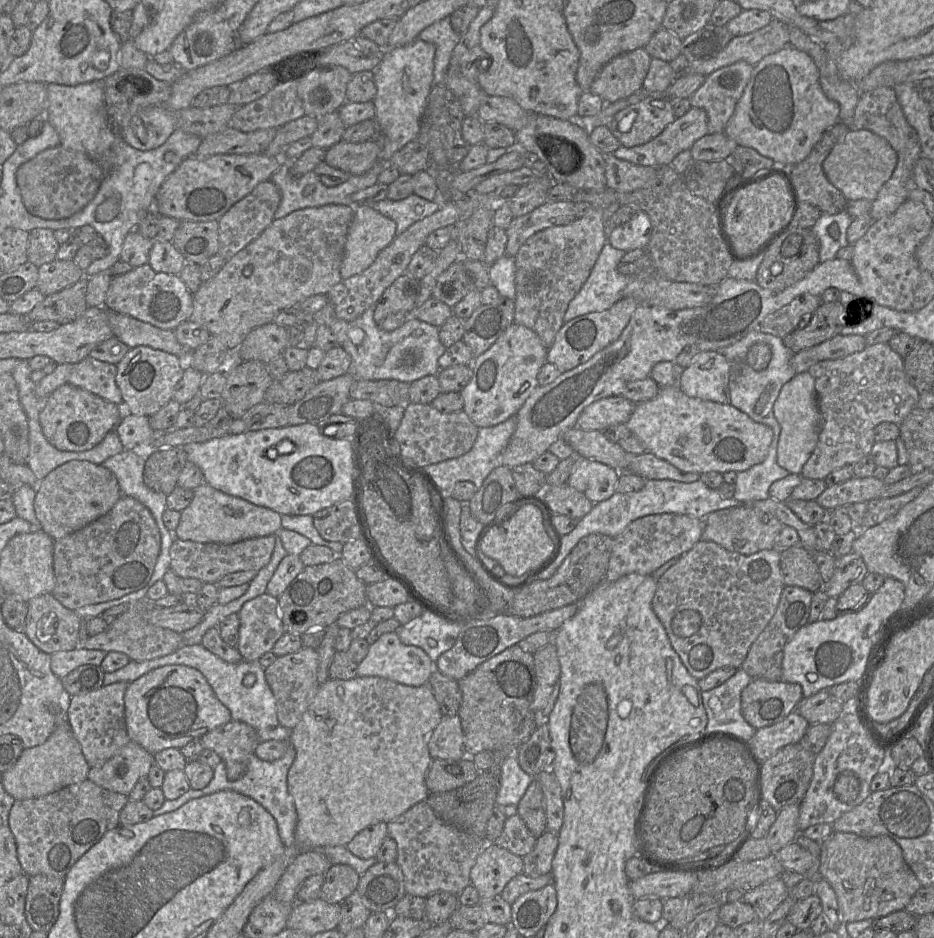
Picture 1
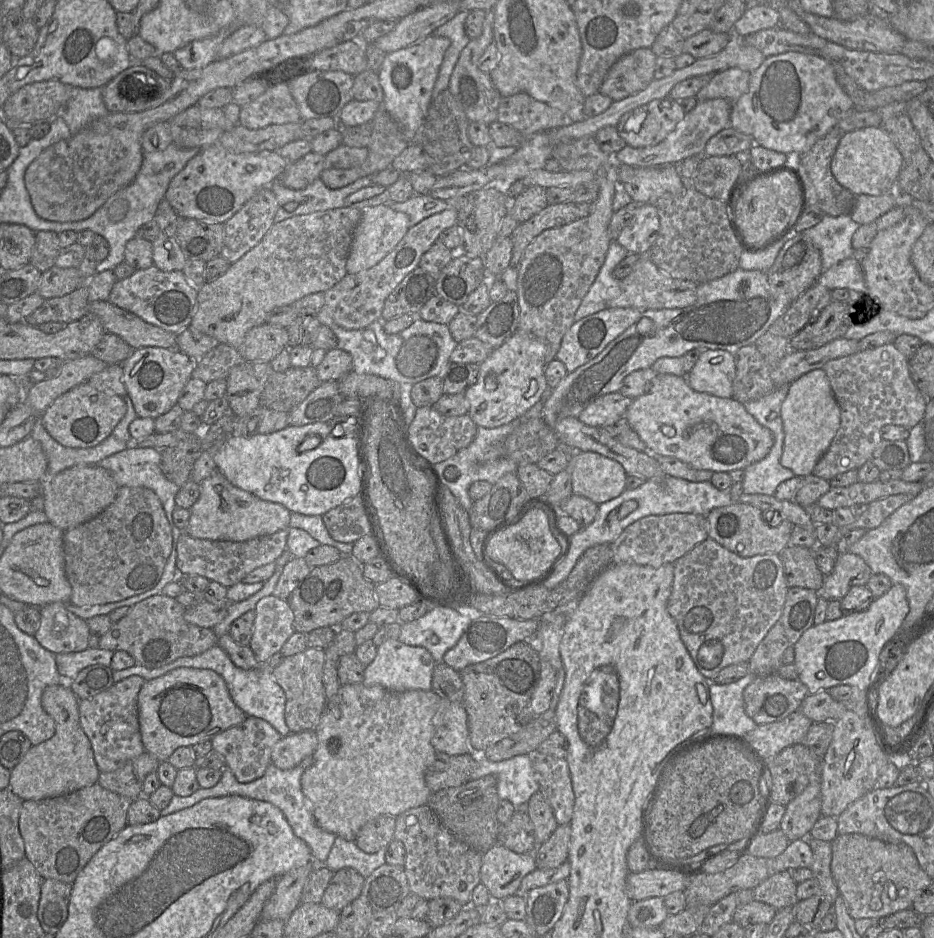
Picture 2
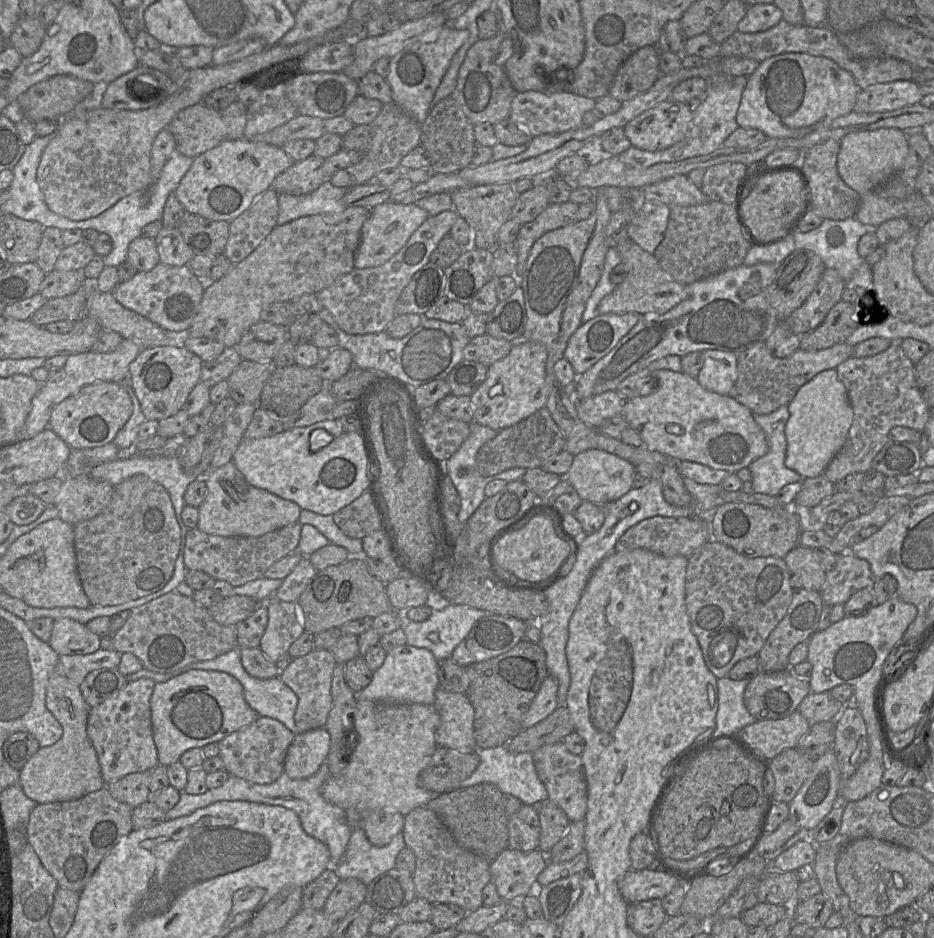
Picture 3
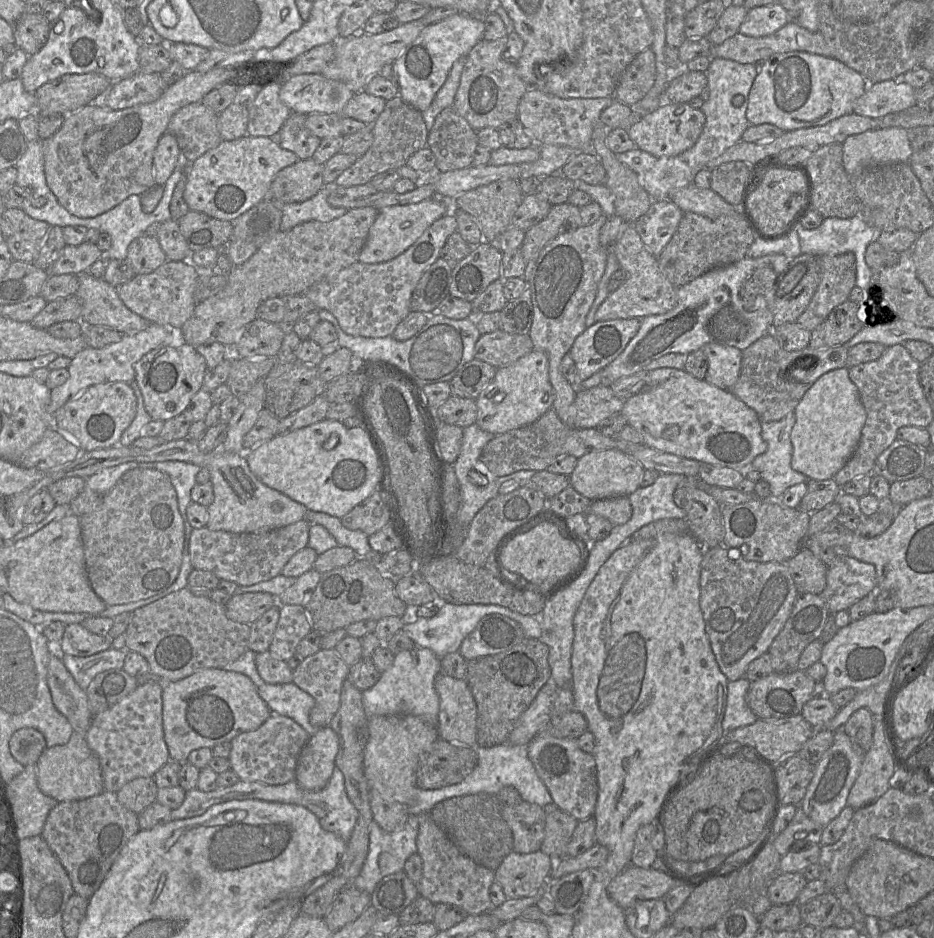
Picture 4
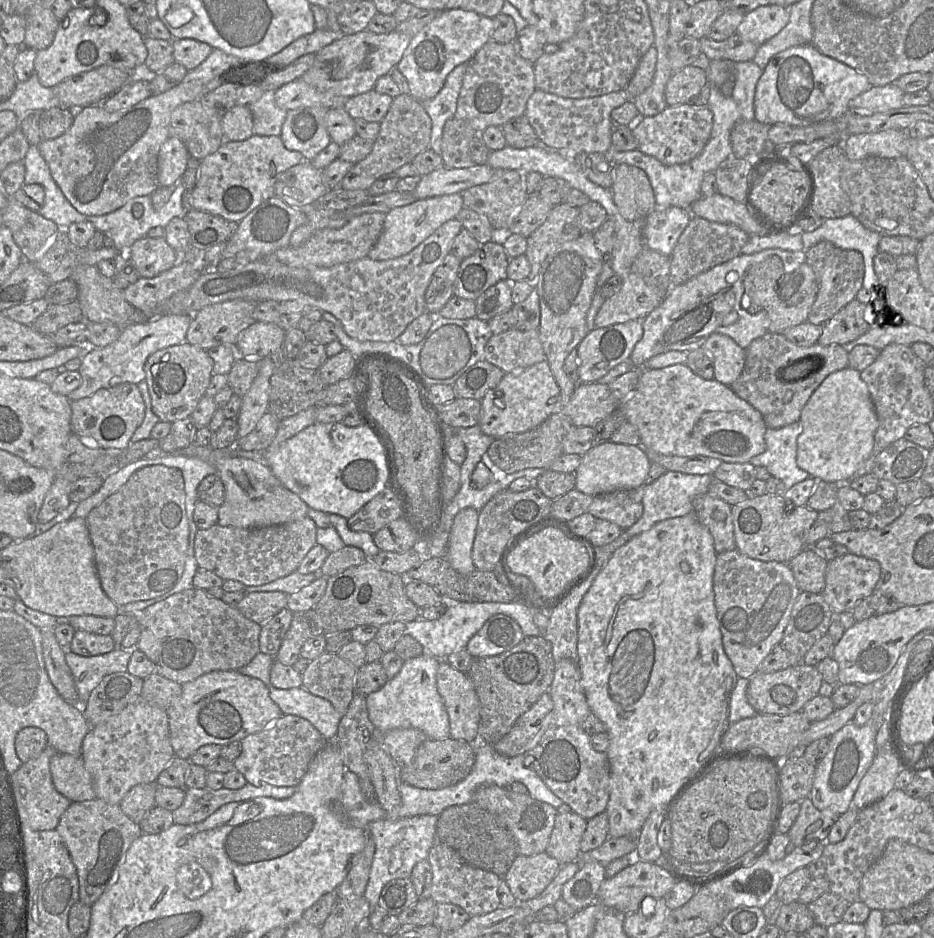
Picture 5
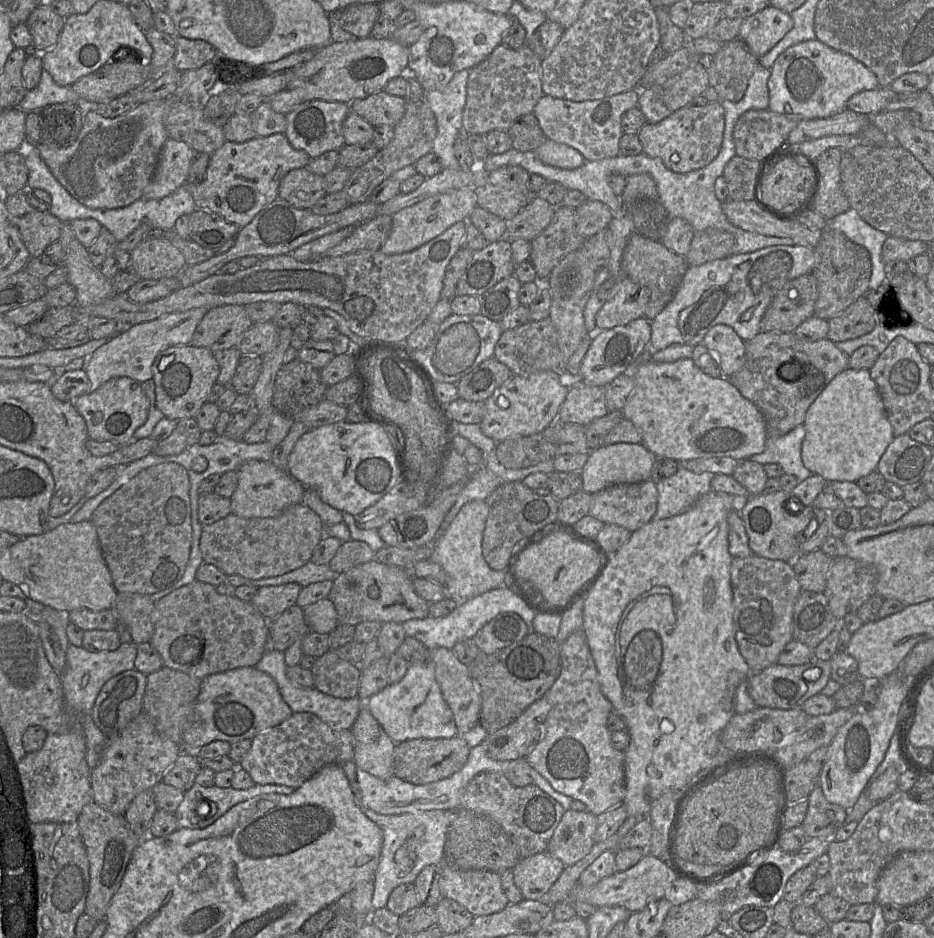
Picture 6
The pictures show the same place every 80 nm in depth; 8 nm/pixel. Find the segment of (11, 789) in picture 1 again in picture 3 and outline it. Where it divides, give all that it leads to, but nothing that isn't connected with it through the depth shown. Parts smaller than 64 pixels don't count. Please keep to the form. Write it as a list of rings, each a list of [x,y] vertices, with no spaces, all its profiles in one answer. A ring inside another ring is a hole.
[[[60,671],[56,672],[47,687],[46,707],[62,726],[63,734],[53,745],[40,747],[19,770],[18,783],[23,792],[39,804],[75,800],[104,787],[97,752],[87,735],[88,713],[91,707],[85,702],[79,686]]]

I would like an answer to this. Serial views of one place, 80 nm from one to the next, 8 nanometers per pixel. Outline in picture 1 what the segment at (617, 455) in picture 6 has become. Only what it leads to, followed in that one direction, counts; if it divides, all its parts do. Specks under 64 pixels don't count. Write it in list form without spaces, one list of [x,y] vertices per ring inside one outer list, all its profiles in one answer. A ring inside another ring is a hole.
[[[580,457],[568,484],[585,495],[592,503],[610,498],[616,492],[620,473],[605,464]]]

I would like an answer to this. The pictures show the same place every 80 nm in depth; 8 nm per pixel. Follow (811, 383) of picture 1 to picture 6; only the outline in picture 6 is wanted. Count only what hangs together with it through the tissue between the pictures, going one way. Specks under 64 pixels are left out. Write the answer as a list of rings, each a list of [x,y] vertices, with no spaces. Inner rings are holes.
[[[847,368],[836,375],[809,406],[803,426],[806,433],[801,446],[802,463],[809,471],[820,475],[828,483],[857,482],[876,471],[883,453],[895,438],[877,385],[867,369]]]

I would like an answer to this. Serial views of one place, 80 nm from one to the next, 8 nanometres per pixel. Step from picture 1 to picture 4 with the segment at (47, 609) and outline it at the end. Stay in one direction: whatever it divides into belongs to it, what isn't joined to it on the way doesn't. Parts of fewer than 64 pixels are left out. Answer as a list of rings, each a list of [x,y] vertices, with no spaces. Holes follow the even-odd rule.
[[[80,623],[68,624],[62,639],[58,643],[60,655],[86,657],[108,650],[112,646],[109,636],[101,636],[85,629]]]

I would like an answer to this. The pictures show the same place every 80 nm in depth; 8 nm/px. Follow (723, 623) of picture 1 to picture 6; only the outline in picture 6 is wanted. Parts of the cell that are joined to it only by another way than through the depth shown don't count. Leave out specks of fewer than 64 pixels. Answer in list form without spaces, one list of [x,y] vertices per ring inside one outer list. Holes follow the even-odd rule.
[[[756,555],[732,559],[730,573],[735,638],[751,674],[777,664],[784,647],[793,640],[794,605],[802,588],[796,578],[792,562]]]

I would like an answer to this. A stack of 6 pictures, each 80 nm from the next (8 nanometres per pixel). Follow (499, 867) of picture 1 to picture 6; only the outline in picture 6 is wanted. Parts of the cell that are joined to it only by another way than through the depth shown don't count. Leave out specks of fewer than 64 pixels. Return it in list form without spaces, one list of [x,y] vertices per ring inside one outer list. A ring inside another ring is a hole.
[[[547,850],[521,858],[512,868],[516,886],[526,900],[539,900],[557,881],[564,863]]]

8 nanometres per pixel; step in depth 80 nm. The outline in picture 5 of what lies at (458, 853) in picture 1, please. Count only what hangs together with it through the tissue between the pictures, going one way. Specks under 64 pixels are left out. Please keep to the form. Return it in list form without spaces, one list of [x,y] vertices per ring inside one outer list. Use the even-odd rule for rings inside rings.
[[[437,834],[427,860],[432,869],[430,898],[436,903],[458,905],[470,916],[483,915],[500,907],[498,887],[501,877],[465,862],[452,848],[437,841]]]

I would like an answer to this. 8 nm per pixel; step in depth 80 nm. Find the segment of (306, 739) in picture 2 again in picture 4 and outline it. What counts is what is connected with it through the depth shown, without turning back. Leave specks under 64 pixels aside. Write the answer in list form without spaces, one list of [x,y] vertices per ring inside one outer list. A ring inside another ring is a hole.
[[[330,727],[312,734],[298,758],[295,780],[299,786],[312,791],[324,788],[336,767],[338,750],[337,734]]]

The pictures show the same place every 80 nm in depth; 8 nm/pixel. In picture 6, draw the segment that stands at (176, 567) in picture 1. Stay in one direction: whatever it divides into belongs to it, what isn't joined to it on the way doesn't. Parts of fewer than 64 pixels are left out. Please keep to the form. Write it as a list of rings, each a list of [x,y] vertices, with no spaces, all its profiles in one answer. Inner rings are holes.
[[[303,503],[272,518],[242,518],[229,514],[202,527],[199,548],[204,563],[217,567],[227,576],[239,575],[253,580],[277,577],[304,566],[325,536],[320,517]]]

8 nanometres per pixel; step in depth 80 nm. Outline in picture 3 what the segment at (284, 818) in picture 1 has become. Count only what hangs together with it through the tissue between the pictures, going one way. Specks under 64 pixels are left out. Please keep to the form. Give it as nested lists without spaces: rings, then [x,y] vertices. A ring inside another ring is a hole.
[[[325,762],[319,770],[309,778],[292,779],[284,772],[276,781],[270,784],[258,784],[230,775],[222,786],[208,789],[203,794],[192,795],[180,791],[179,802],[166,812],[166,818],[170,820],[187,816],[197,809],[219,801],[240,800],[282,806],[293,810],[298,815],[301,826],[308,835],[321,841],[328,847],[331,866],[335,867],[345,852],[352,829],[347,813],[342,808],[325,800],[319,792],[319,788],[329,776],[329,768]]]

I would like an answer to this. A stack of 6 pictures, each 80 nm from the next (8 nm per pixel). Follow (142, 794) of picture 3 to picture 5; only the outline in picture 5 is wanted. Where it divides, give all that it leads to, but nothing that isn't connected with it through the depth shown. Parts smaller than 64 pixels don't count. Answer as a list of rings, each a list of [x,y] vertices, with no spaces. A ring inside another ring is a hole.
[[[144,783],[132,787],[119,804],[124,814],[139,824],[146,814],[156,806],[157,786],[155,783]]]

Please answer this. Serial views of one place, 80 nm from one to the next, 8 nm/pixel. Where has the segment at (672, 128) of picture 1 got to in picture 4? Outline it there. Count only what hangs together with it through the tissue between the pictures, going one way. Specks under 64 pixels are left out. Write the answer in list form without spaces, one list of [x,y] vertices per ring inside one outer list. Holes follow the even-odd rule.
[[[712,58],[706,70],[709,98],[701,111],[705,115],[705,125],[696,143],[676,156],[657,157],[639,148],[617,153],[616,159],[633,170],[639,183],[649,193],[653,201],[669,201],[671,192],[694,183],[695,175],[707,169],[707,163],[723,154],[728,148],[741,140],[743,132],[751,126],[746,118],[748,96],[758,74],[758,65],[741,64],[729,59]],[[736,95],[742,95],[744,102],[735,107],[732,103]]]

